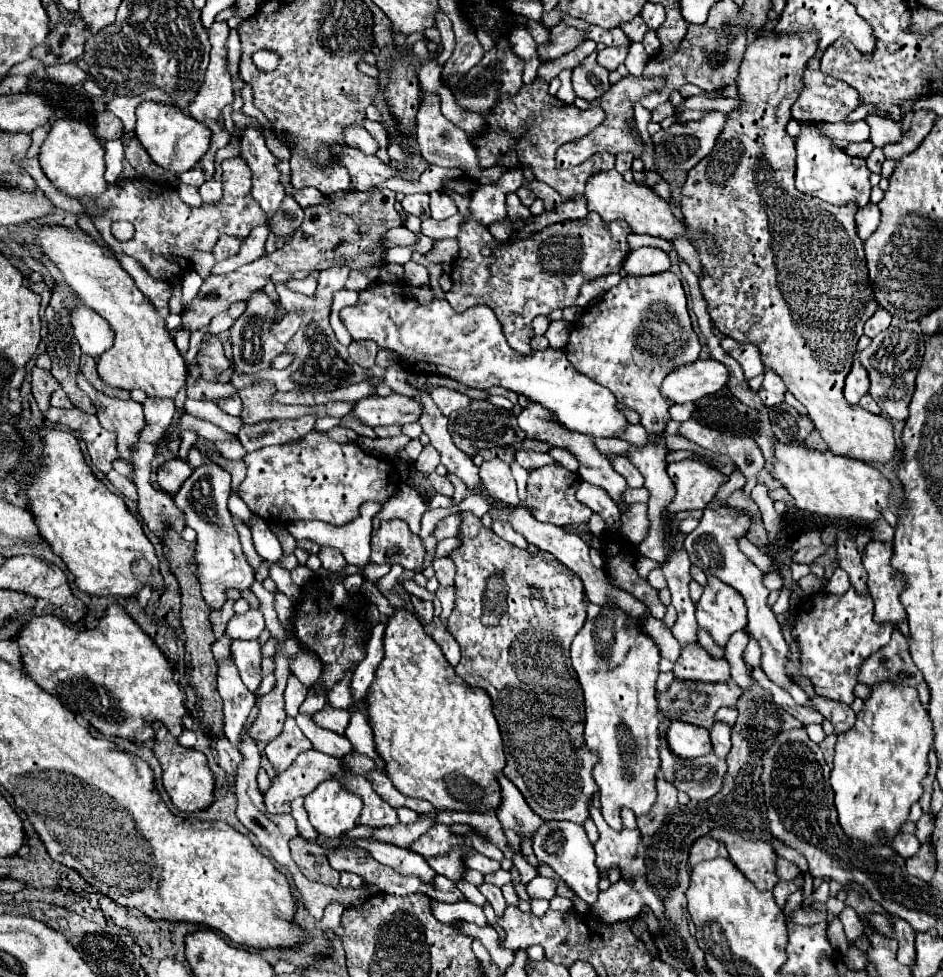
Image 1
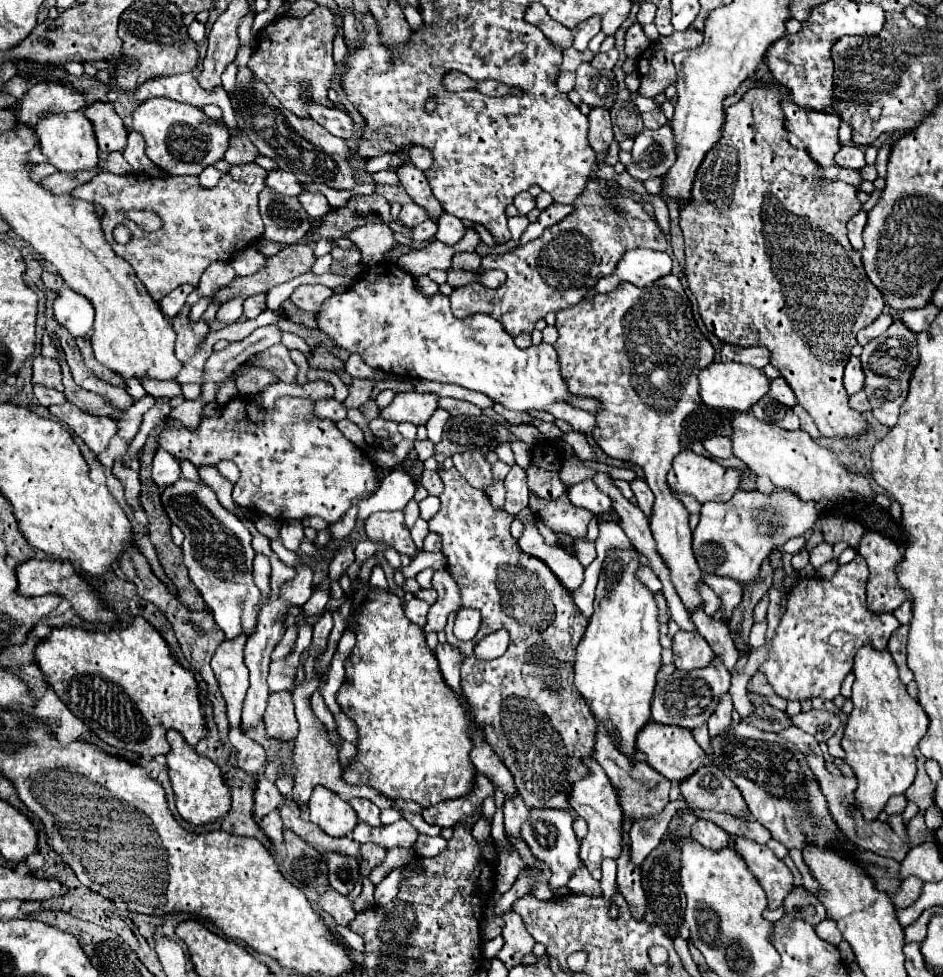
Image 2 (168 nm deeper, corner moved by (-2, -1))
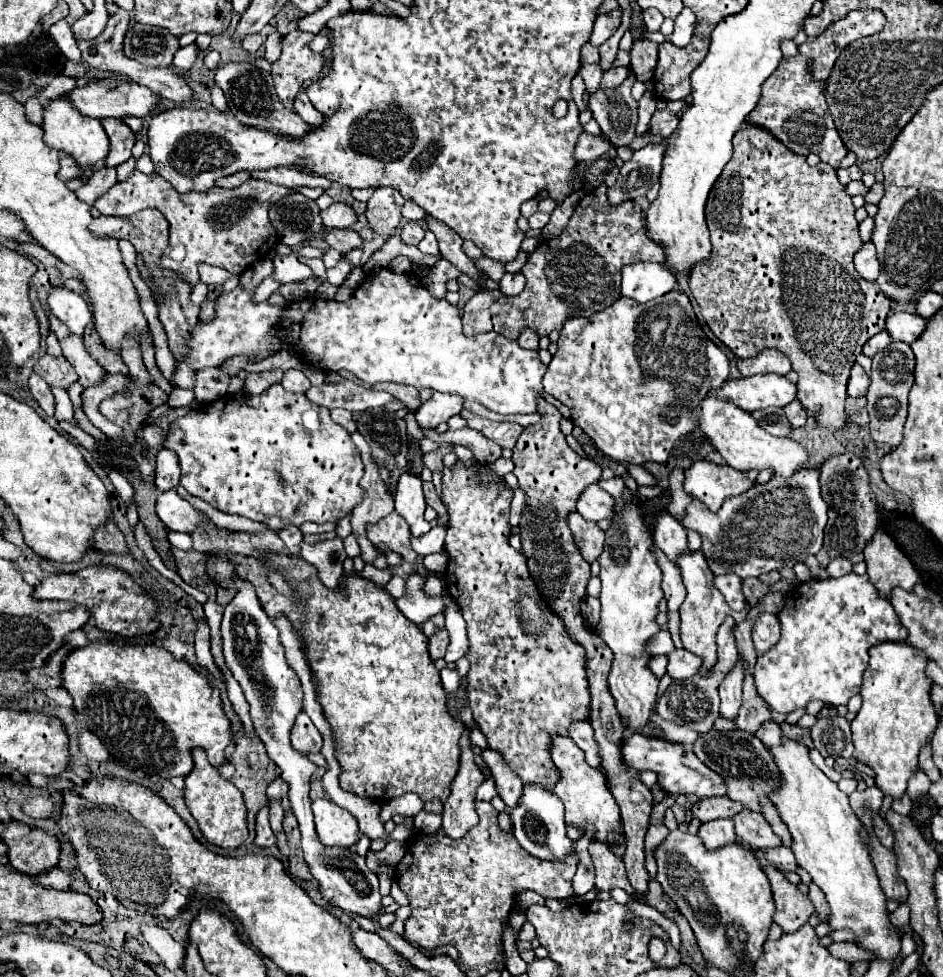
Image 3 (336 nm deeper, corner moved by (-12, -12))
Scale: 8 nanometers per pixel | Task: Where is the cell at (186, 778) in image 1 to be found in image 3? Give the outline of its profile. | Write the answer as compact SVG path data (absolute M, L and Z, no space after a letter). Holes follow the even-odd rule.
M196 748L192 752L194 758L194 770L186 776L186 806L192 812L192 816L196 818L202 834L208 838L210 844L216 844L220 848L238 848L246 836L246 804L242 798L242 792L230 782L224 780L218 770L208 762L206 752Z

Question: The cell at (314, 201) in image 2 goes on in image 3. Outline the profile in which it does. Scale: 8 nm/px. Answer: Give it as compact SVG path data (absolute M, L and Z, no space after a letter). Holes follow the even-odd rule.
M334 202L326 210L322 210L320 214L322 214L324 228L330 228L330 230L332 228L344 228L344 230L348 230L358 220L358 214L348 204L342 204L342 202Z

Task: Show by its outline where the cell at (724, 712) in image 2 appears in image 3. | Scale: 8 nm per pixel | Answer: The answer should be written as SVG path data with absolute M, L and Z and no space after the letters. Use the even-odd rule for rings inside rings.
M738 660L734 668L724 676L718 688L722 698L722 706L720 706L722 718L728 718L728 720L736 718L742 702L742 680L744 680L744 666L742 666L742 660Z

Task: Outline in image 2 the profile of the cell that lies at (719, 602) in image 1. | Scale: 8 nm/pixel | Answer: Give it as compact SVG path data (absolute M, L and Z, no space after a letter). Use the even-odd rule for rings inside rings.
M704 577L704 583L722 601L722 607L710 619L720 621L720 623L728 623L732 617L732 611L742 603L742 587L736 585L736 581L728 579L728 577Z

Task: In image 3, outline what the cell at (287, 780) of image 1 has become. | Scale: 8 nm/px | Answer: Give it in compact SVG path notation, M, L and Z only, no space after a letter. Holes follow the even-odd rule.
M264 806L258 812L258 818L256 818L256 838L254 838L254 846L256 848L270 848L274 844L276 844L276 836L270 830L270 824L268 824L268 806Z

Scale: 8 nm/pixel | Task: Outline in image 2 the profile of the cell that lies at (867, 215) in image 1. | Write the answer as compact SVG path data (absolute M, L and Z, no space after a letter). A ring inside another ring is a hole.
M860 211L858 215L854 215L848 221L848 239L850 239L850 243L852 243L854 249L862 249L862 231L864 231L866 219L868 219L868 213Z

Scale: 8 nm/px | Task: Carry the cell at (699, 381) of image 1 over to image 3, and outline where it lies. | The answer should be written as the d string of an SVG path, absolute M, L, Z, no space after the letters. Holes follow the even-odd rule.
M758 374L750 378L726 380L718 390L710 392L710 396L730 400L738 408L754 412L768 406L784 408L786 404L796 400L796 386L786 376Z

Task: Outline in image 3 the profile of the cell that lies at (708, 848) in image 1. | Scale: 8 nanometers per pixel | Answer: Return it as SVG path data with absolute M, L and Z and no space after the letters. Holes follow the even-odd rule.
M716 818L716 820L702 822L698 836L704 840L706 848L710 848L710 850L726 846L730 842L736 842L734 822L730 818Z

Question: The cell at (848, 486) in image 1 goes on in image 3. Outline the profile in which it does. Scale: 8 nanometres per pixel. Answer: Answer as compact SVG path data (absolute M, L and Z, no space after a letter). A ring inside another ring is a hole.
M704 396L700 400L700 404L692 408L692 414L698 418L698 426L700 426L702 434L710 440L714 450L720 452L720 456L728 462L728 466L732 466L736 470L772 468L774 474L788 478L798 468L808 466L808 454L798 442L794 442L790 438L776 438L776 436L768 434L764 428L760 428L756 424L756 420L748 412L742 412L742 408L736 408L730 402L718 400L714 396Z

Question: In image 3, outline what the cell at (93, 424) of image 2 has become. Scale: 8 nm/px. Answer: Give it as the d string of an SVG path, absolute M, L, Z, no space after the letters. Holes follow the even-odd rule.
M50 388L52 394L54 394L54 400L56 400L56 420L68 420L68 422L74 422L72 420L72 402L68 398L68 392L64 388Z

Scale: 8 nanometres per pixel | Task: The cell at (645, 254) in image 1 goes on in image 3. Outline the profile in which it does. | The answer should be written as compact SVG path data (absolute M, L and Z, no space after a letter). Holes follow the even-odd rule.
M638 262L622 268L622 296L636 302L648 302L674 290L676 278L666 272L666 266L652 262Z

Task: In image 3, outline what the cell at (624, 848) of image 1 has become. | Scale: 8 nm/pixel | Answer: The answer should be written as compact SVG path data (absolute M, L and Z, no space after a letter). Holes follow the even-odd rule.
M550 736L550 758L554 762L554 766L558 768L558 782L552 786L552 792L564 802L564 810L566 810L566 822L580 826L582 830L586 828L588 822L592 822L598 832L596 838L606 842L608 832L620 832L620 812L618 812L618 804L612 796L612 792L608 790L606 784L606 776L602 774L602 770L592 768L586 764L582 750L568 738L568 736Z

